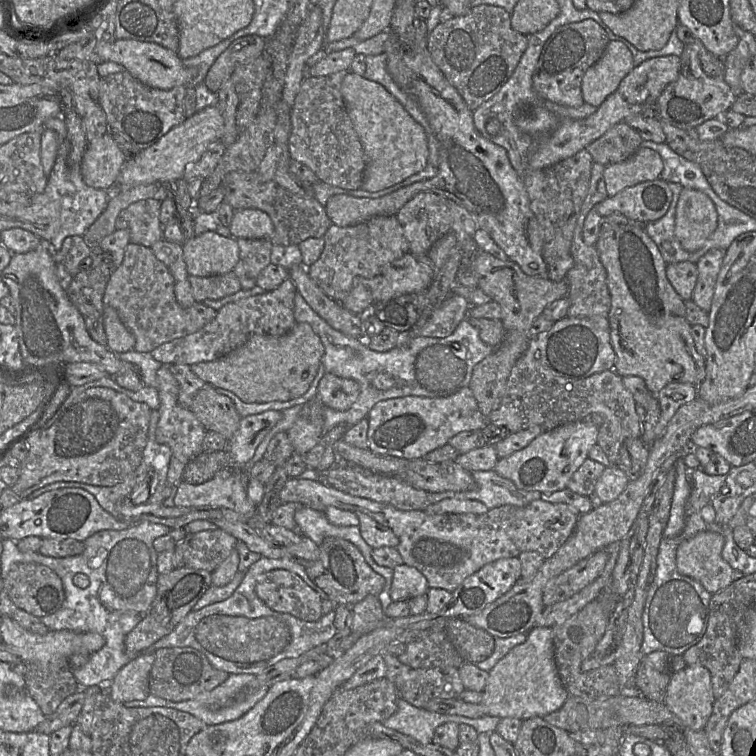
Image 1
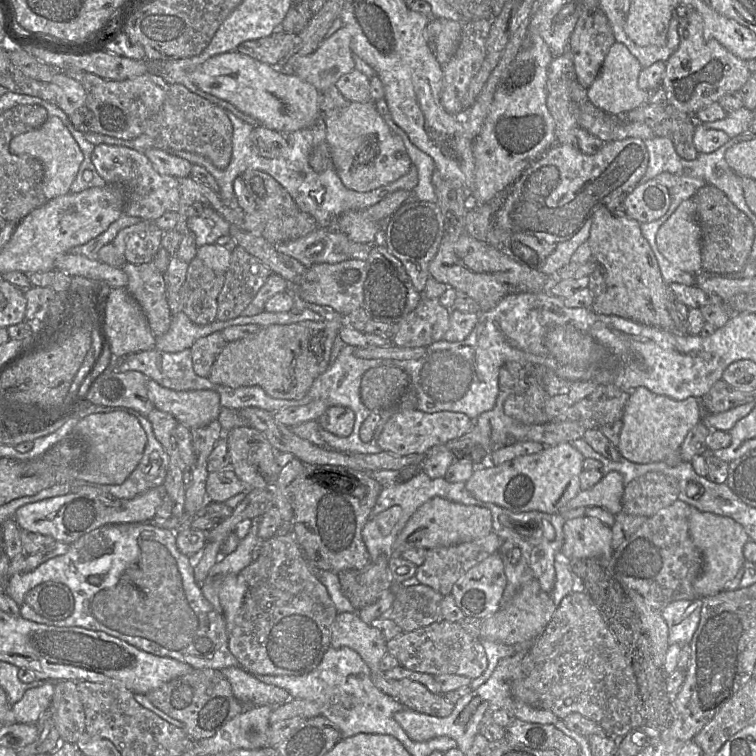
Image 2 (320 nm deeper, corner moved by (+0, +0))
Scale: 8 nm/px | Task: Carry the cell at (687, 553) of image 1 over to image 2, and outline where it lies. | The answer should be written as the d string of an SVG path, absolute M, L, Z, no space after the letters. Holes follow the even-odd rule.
M693 506L690 507L688 524L690 536L703 557L702 571L694 582L694 591L701 598L715 595L724 590L744 565L746 560L743 547L750 538L744 528L732 518L701 512Z

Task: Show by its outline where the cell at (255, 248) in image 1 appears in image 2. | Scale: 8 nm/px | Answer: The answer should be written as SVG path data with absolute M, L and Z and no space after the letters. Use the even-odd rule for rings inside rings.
M237 245L225 271L225 282L217 300L216 320L242 315L272 271L258 258Z

